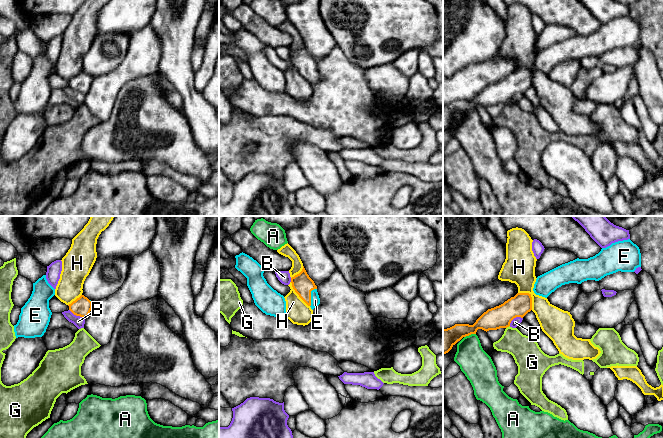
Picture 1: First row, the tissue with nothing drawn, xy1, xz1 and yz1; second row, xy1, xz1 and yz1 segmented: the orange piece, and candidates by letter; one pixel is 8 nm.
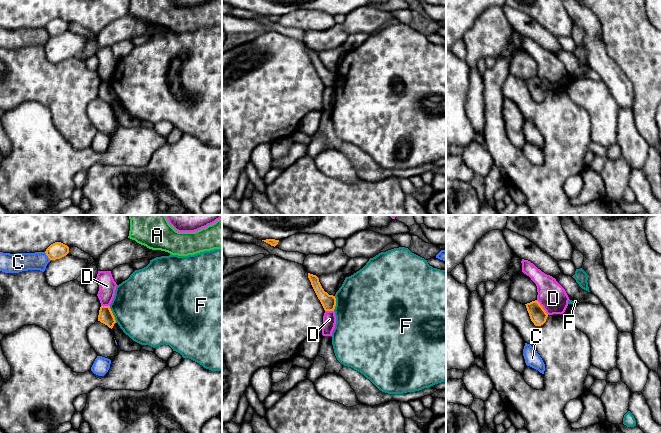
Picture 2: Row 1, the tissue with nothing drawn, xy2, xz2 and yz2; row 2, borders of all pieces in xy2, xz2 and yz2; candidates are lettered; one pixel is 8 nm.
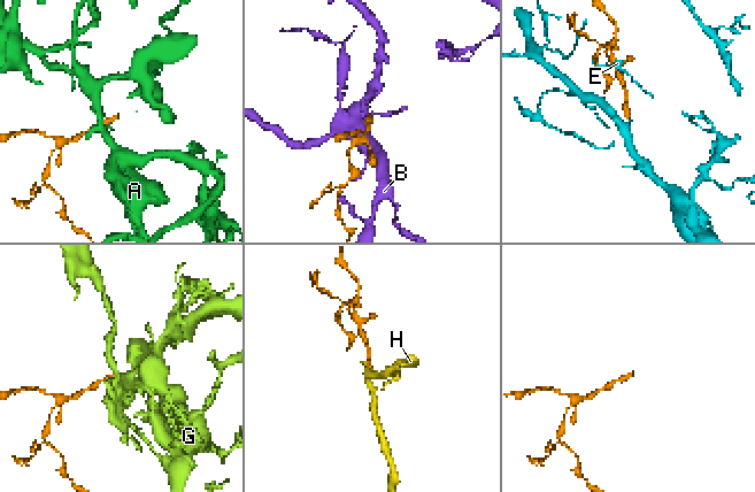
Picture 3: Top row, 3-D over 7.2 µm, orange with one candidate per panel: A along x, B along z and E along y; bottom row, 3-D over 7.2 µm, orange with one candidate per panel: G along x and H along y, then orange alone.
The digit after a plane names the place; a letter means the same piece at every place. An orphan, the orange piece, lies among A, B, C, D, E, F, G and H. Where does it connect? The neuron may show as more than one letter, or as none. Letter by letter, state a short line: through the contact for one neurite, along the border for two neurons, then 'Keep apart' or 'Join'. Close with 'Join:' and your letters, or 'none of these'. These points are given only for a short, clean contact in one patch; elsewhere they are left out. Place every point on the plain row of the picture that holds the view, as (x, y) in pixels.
A: Keep apart
B: Line: yz1 (522, 93), (515, 93), (509, 101). Keep apart
C: Keep apart
D: Line: yz2 (536, 76), (548, 90). Keep apart
E: Line: xz1 (302, 60), (310, 72), (315, 76). Join
F: Line: xy2 (109, 82), (116, 98). Keep apart
G: Line: yz1 (509, 101), (506, 104). Keep apart
H: Keep apart
Join: E

